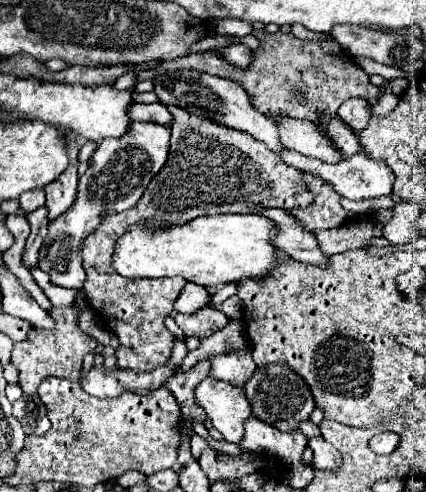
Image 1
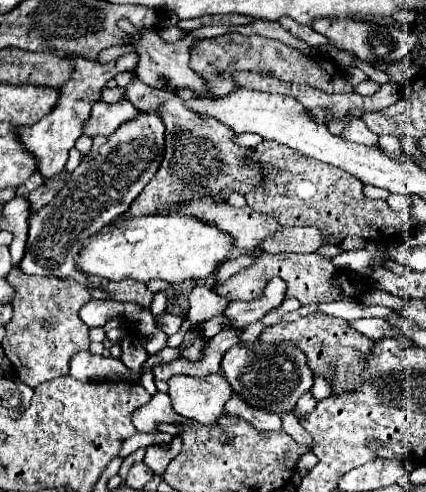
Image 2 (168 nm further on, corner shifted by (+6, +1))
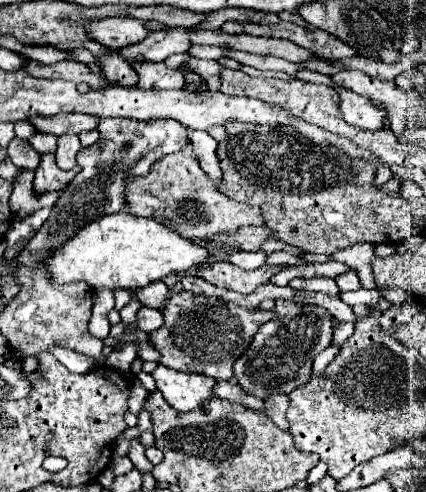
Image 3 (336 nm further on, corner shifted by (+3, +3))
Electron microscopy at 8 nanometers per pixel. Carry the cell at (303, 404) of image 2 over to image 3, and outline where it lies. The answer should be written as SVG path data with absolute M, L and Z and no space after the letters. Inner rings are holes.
M330 344L328 346L328 350L324 350L322 354L318 354L316 358L314 358L314 374L322 374L324 372L324 368L334 360L334 356L338 354L338 350L340 350L340 346L338 344Z

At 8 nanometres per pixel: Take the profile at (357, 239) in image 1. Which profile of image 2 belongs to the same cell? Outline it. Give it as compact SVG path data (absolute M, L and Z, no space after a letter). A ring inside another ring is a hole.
M301 226L301 228L285 228L277 232L273 238L267 238L261 248L265 252L297 252L297 254L309 254L317 252L325 246L327 236L321 230L315 230L313 226Z

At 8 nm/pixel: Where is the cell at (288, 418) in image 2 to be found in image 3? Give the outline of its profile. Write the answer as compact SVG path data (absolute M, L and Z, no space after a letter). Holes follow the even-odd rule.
M276 394L276 396L270 396L268 400L264 400L264 412L282 430L288 430L286 408L288 408L288 396L284 396L284 394Z

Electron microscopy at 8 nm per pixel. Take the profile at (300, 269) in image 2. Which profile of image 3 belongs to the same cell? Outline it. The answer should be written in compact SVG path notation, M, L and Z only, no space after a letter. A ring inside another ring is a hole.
M208 262L198 268L198 276L212 282L214 286L234 290L240 294L250 294L254 292L260 282L268 282L272 274L280 272L282 266L260 266L256 270L242 270L230 262Z

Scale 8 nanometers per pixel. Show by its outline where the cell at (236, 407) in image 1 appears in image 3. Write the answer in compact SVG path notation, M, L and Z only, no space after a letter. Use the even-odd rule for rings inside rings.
M162 364L156 366L152 378L164 400L178 412L190 412L198 408L204 400L212 398L212 388L216 384L216 380L212 380L210 376L176 372Z

